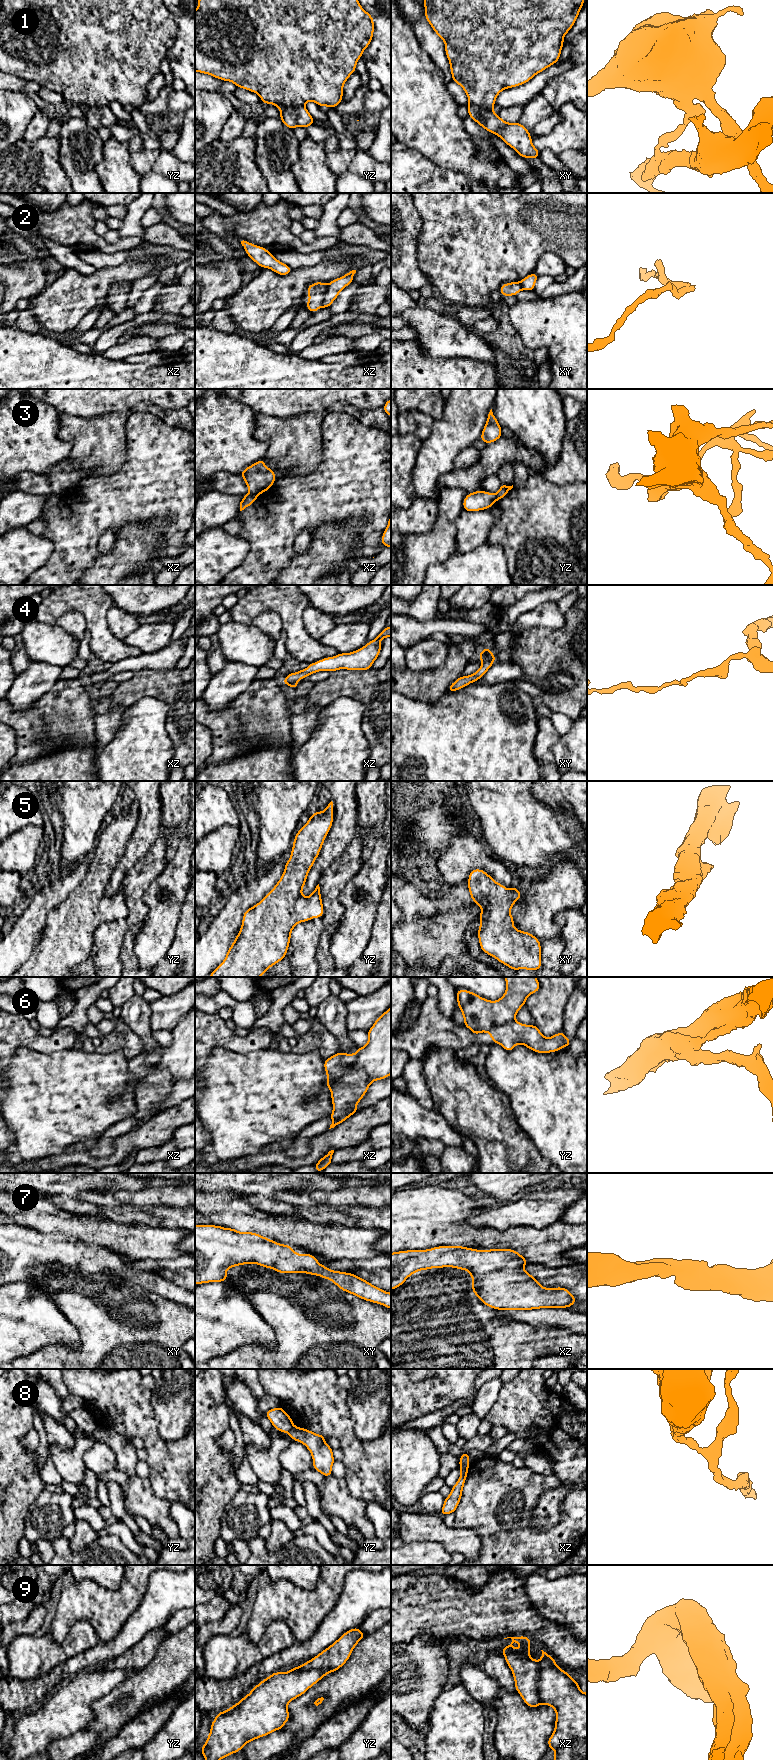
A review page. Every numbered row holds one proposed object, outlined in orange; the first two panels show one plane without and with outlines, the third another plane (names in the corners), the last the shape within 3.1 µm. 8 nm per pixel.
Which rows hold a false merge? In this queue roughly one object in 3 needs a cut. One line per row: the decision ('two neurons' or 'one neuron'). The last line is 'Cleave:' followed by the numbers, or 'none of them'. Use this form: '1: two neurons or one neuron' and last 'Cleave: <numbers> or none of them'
1: two neurons
2: two neurons
3: two neurons
4: two neurons
5: one neuron
6: two neurons
7: one neuron
8: two neurons
9: one neuron
Cleave: 1, 2, 3, 4, 6, 8

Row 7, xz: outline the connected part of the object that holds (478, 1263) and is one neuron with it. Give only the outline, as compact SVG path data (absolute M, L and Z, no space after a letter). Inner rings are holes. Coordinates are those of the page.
M437 1246L426 1250L406 1250L391 1253L391 1290L403 1285L415 1272L432 1268L451 1267L468 1271L474 1279L471 1284L475 1294L483 1304L496 1310L533 1310L541 1308L569 1308L577 1302L569 1290L563 1287L544 1288L530 1273L523 1270L529 1263L513 1249L478 1250L464 1246Z

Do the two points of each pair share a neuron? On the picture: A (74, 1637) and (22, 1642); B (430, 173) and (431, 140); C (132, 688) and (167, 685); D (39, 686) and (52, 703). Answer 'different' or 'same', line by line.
A: same
B: different
C: same
D: different

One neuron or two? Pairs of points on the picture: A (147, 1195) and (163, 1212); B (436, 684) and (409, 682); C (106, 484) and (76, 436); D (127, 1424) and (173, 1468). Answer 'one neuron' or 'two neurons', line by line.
A: two neurons
B: one neuron
C: two neurons
D: one neuron

